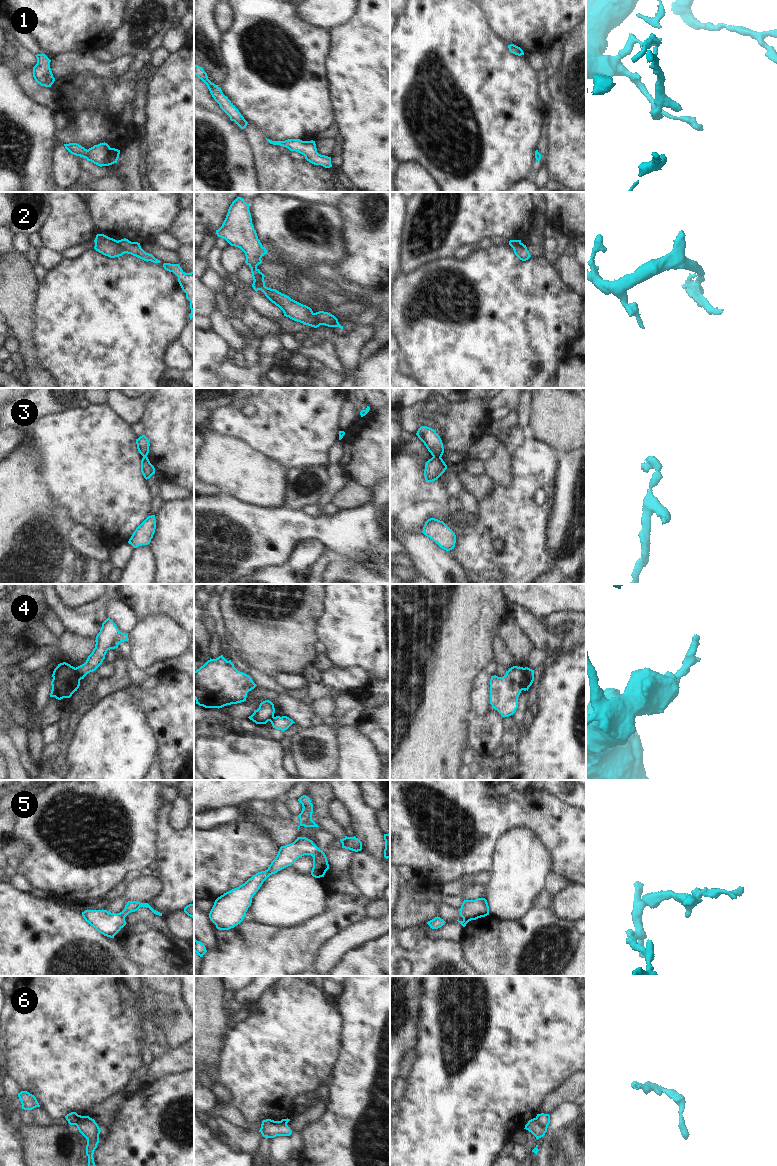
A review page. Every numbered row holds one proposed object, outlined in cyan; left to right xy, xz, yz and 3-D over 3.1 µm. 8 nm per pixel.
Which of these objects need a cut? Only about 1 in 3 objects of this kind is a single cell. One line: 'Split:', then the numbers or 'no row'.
Split: 2, 3, 4, 5, 6

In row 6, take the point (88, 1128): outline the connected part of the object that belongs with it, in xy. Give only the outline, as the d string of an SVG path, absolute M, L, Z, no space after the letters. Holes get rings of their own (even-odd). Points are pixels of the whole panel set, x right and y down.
M92 1118L77 1123L76 1126L79 1132L87 1139L86 1155L88 1156L88 1166L96 1166L93 1154L99 1143L99 1134L101 1130Z

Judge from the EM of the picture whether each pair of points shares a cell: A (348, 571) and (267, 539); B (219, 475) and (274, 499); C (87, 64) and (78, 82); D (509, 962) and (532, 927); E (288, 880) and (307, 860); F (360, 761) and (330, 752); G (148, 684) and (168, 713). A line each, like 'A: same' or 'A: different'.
A: different
B: same
C: different
D: same
E: different
F: different
G: different

